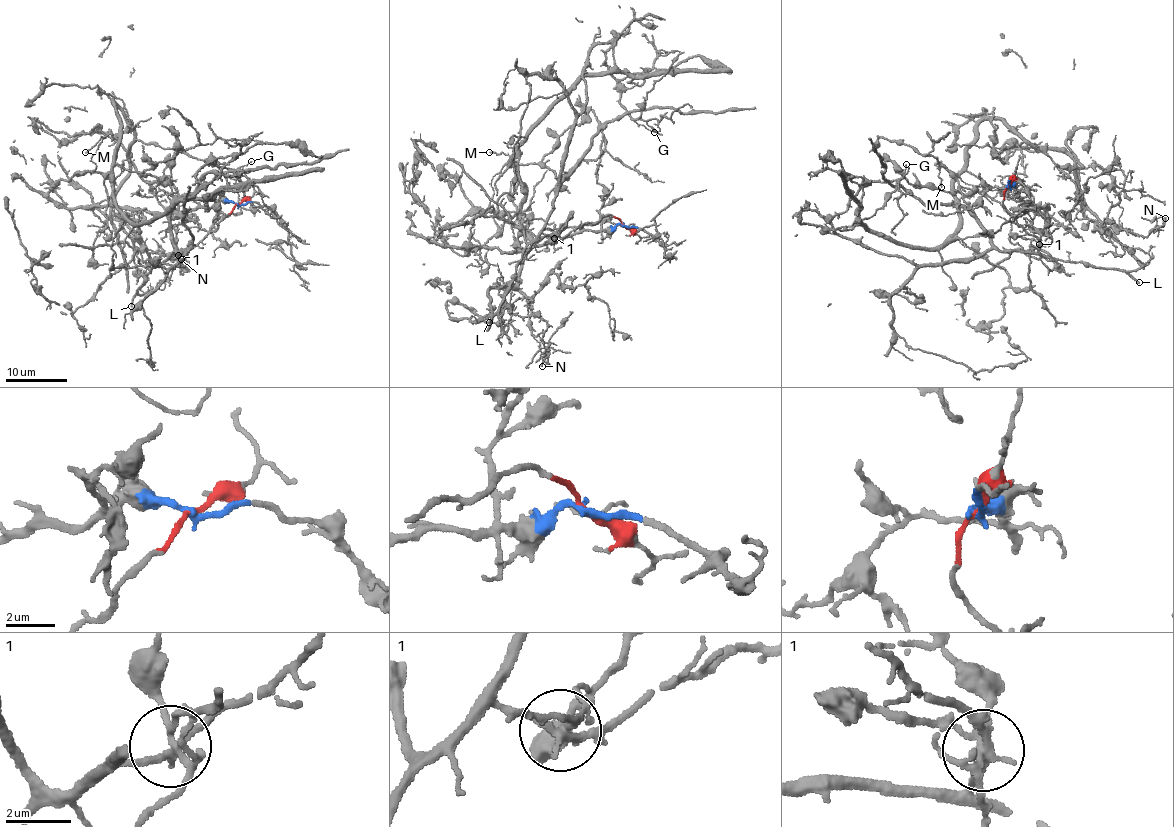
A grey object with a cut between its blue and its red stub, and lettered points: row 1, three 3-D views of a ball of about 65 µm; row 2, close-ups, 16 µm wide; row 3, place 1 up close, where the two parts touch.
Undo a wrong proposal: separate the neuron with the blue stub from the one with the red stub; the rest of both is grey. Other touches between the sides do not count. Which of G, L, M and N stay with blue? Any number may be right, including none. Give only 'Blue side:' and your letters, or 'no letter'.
Blue side: M, N

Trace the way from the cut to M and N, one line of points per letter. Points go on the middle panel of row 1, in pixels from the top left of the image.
M: (623, 225), (525, 250), (442, 247), (439, 230), (488, 206), (490, 179), (511, 158), (489, 152)
N: (623, 225), (525, 250), (476, 250), (497, 265), (497, 293), (510, 311), (547, 324), (541, 366)

